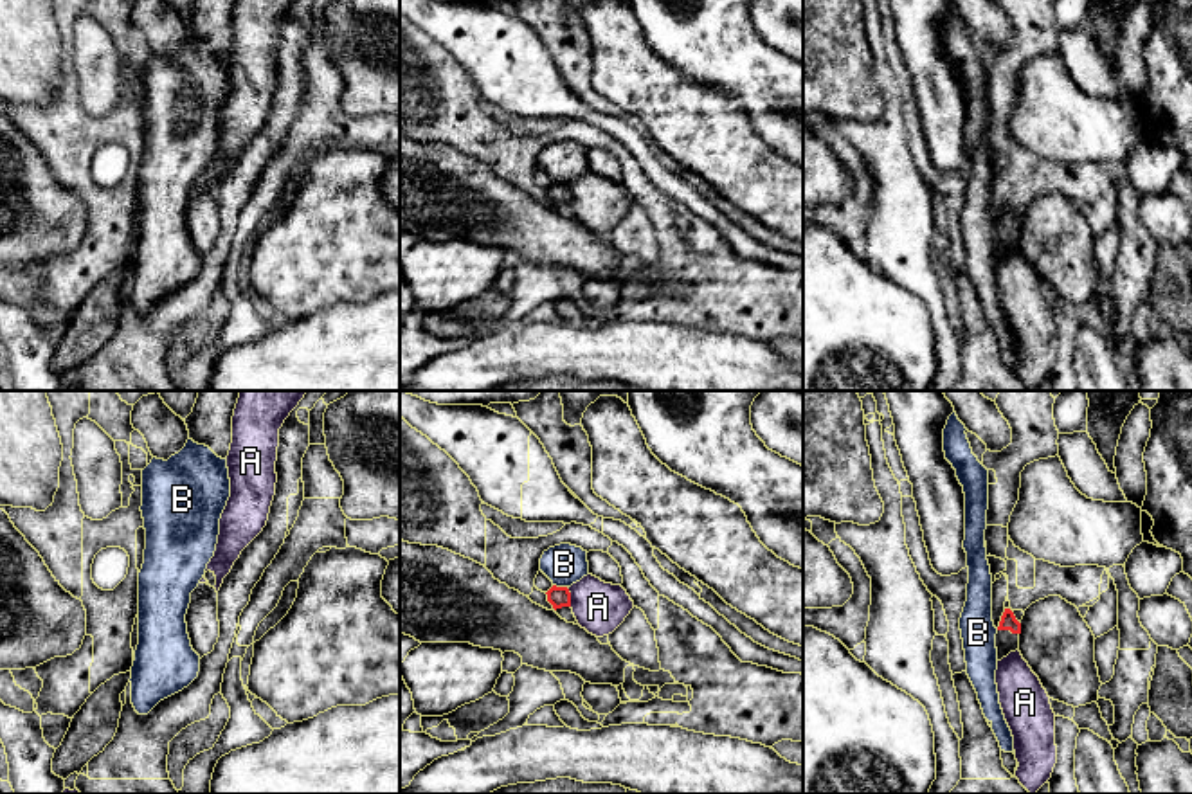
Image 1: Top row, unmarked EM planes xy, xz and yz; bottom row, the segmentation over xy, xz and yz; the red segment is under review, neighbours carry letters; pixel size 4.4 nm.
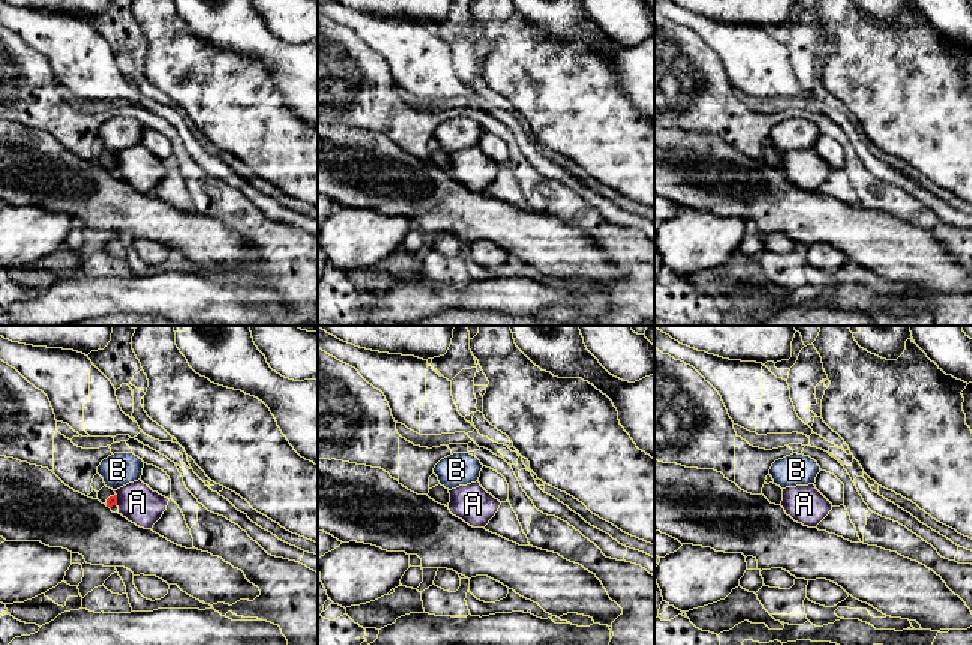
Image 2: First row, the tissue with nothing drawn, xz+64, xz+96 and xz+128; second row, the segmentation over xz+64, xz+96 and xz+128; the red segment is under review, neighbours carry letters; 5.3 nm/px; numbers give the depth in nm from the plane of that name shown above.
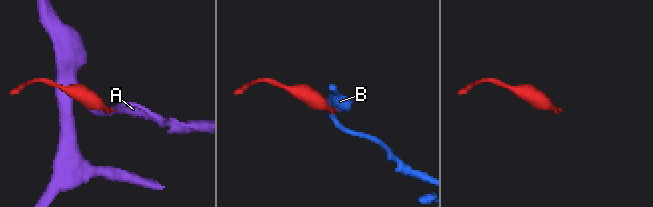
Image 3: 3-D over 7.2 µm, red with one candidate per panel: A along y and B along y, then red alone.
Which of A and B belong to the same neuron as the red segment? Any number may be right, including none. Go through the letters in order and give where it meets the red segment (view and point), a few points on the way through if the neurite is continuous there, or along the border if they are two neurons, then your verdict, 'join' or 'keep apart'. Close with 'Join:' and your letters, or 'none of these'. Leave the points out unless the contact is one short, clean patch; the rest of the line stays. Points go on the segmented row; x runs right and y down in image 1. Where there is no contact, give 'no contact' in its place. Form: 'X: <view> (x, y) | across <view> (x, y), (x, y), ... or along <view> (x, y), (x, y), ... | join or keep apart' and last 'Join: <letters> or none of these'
A: xz (569, 596) | keep apart
B: xz (560, 587) | keep apart
Join: none of these

